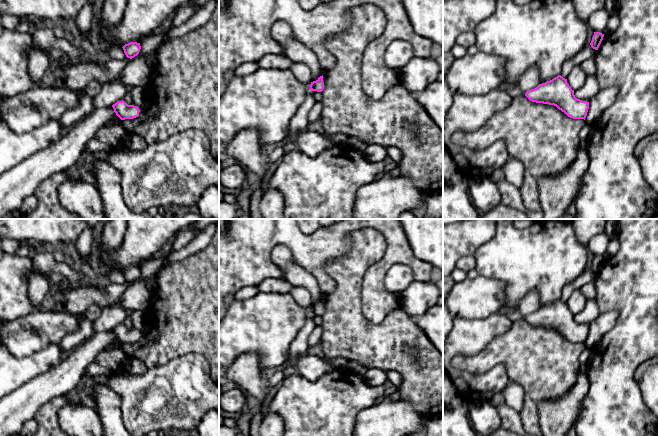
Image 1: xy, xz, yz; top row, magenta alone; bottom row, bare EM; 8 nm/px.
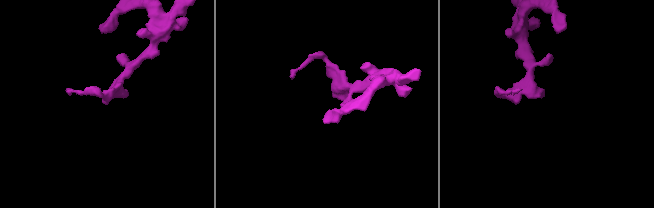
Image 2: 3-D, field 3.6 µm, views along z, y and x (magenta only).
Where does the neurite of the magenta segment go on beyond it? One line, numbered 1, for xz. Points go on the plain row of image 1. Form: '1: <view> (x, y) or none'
1: none

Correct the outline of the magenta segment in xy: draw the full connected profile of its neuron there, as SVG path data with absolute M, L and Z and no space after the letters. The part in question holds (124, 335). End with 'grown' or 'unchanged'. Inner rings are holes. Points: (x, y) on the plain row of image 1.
M118 325L112 329L114 336L121 343L133 343L139 340L140 333L134 329L128 329L125 325Z; unchanged

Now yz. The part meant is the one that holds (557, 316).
M561 299L539 308L525 320L532 326L554 329L573 343L585 344L589 333L589 326L577 323L567 303Z; unchanged

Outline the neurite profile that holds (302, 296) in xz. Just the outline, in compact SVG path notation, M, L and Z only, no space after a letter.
M292 287L290 294L300 306L310 310L312 306L311 294L307 289L303 287Z

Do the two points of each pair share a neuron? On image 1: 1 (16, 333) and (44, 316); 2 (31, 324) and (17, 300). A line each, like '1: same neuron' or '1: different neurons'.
1: same neuron
2: different neurons

